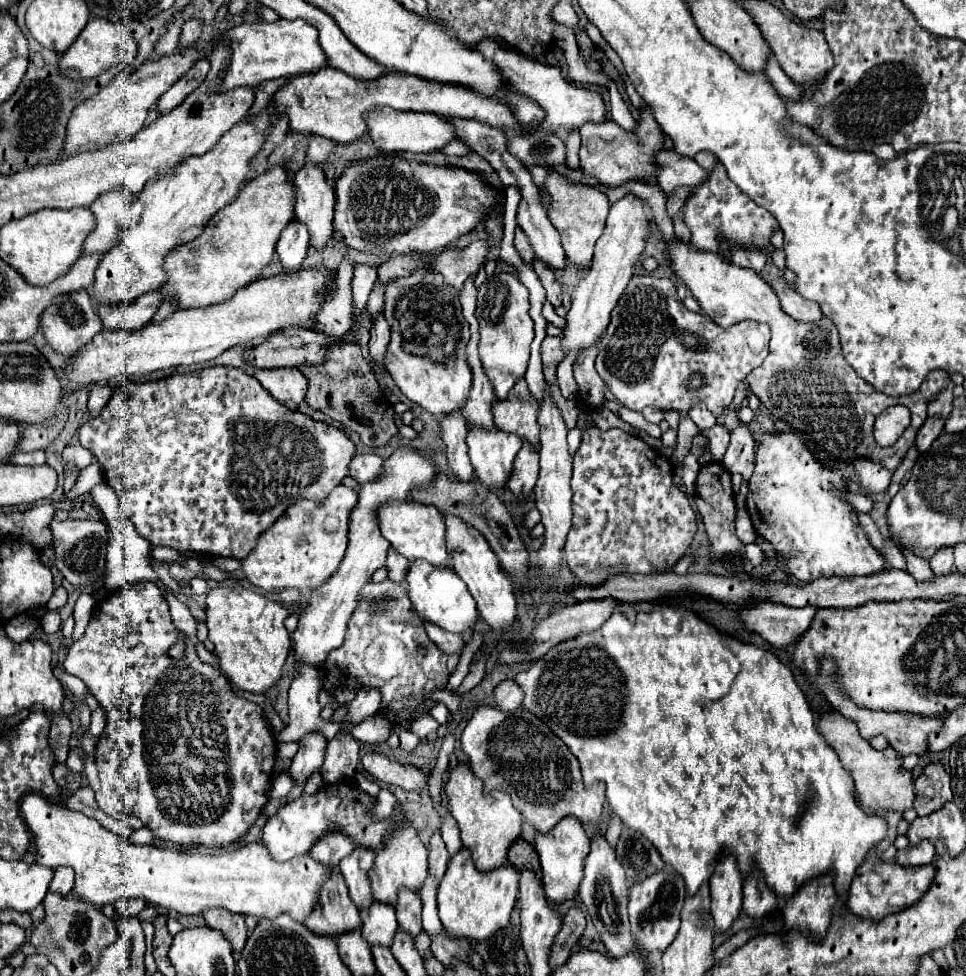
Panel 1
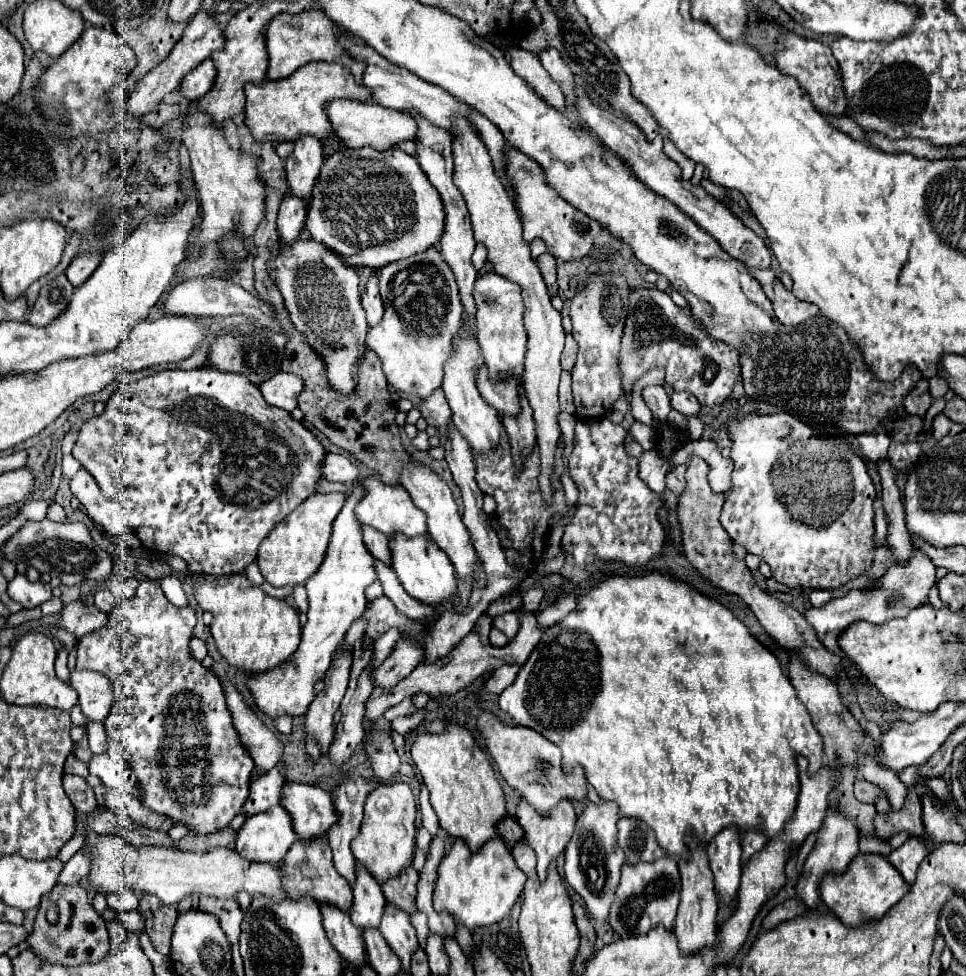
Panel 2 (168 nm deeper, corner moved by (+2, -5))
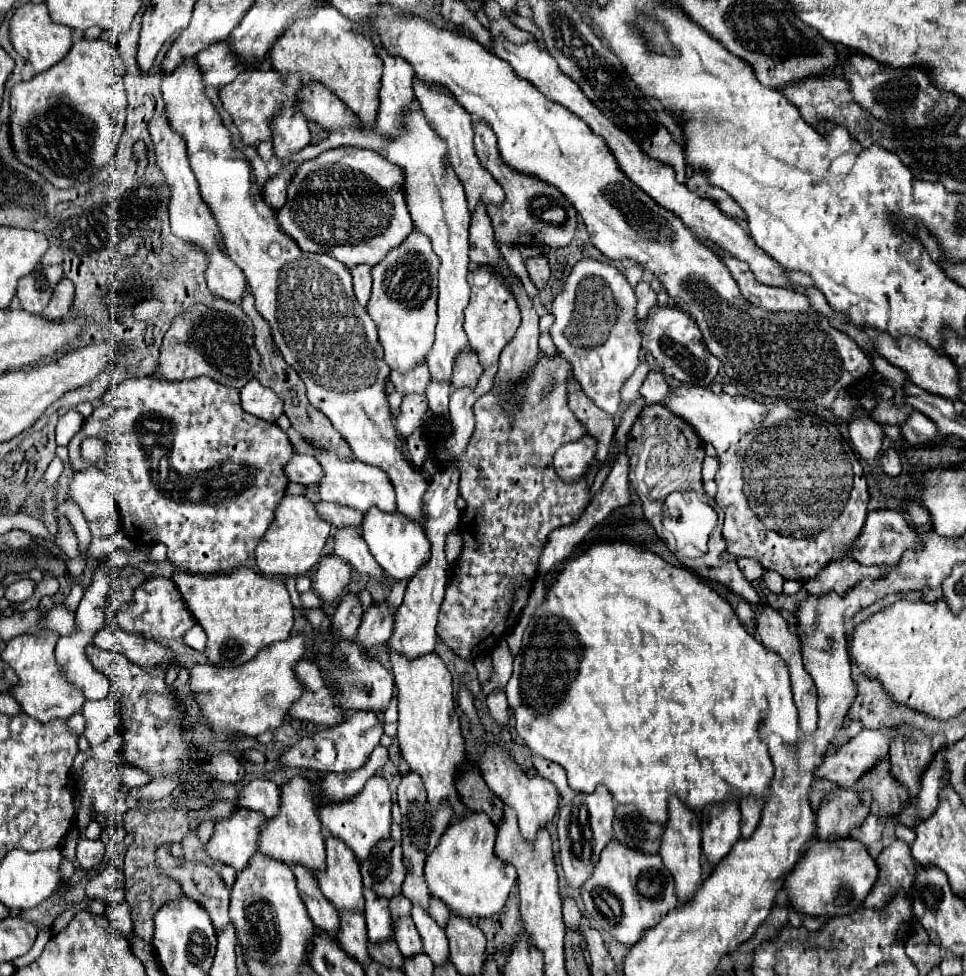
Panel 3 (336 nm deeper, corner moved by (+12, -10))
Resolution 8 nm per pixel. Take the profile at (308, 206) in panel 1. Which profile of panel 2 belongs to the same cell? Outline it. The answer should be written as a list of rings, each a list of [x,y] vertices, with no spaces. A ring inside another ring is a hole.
[[[301,136],[295,140],[295,150],[287,158],[285,172],[289,188],[303,204],[311,202],[311,192],[315,180],[319,178],[319,170],[323,166],[323,150],[321,142],[315,136]]]

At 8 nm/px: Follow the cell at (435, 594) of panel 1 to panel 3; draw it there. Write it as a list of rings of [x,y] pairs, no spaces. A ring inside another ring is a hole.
[[[369,509],[363,517],[363,527],[361,535],[367,541],[375,561],[381,565],[381,569],[401,581],[401,579],[411,579],[419,567],[429,559],[429,541],[425,537],[425,531],[417,521],[409,521],[409,517],[401,517],[401,513],[385,513],[381,509]]]

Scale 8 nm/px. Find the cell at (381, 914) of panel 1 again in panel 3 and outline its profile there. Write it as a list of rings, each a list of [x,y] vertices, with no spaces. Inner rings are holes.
[[[331,833],[325,837],[327,861],[325,869],[317,873],[323,895],[339,909],[363,911],[363,879],[359,873],[359,861],[343,841],[337,841]]]

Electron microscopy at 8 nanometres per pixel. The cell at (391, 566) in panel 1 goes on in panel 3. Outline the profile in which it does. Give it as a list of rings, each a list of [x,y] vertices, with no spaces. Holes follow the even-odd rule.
[[[317,501],[315,509],[321,515],[321,519],[329,521],[333,527],[343,527],[343,525],[361,527],[361,521],[363,521],[363,513],[357,513],[357,509],[345,509],[345,505]]]

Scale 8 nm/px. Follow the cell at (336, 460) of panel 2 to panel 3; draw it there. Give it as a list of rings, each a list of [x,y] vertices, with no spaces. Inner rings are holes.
[[[293,455],[291,461],[285,465],[285,475],[289,477],[289,481],[299,483],[299,485],[311,485],[317,483],[323,475],[321,465],[317,463],[317,459],[313,459],[311,455]]]

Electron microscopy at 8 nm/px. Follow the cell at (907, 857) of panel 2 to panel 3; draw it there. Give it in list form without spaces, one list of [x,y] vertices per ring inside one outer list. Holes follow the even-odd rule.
[[[895,839],[877,857],[877,867],[879,867],[877,885],[873,885],[873,893],[869,893],[869,897],[865,897],[861,905],[883,909],[899,891],[905,893],[911,891],[915,879],[915,861],[909,845]]]

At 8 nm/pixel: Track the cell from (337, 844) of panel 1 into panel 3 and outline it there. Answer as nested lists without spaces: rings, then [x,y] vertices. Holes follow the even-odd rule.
[[[253,779],[237,793],[239,807],[261,811],[267,819],[273,819],[279,813],[279,799],[279,785],[267,779]]]

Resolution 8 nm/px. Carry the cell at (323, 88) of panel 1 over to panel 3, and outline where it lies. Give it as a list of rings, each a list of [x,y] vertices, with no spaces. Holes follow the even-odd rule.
[[[253,69],[241,73],[235,81],[219,89],[219,97],[223,97],[223,107],[231,115],[235,127],[241,131],[241,141],[245,145],[259,145],[259,141],[271,139],[271,121],[273,113],[283,107],[297,105],[297,89],[301,87],[301,79],[297,73],[277,77],[273,69]]]

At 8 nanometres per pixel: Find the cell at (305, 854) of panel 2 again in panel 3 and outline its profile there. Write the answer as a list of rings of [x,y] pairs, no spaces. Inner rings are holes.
[[[295,775],[285,785],[281,785],[281,813],[261,827],[259,851],[273,859],[285,861],[287,865],[299,863],[315,871],[325,867],[325,839],[319,817],[315,815],[313,795],[309,793],[309,785],[301,775]]]

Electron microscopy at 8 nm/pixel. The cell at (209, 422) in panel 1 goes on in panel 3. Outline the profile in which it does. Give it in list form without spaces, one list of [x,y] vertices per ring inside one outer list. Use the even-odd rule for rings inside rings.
[[[143,377],[143,379],[127,379],[121,385],[113,387],[101,399],[101,405],[93,411],[93,415],[85,419],[83,429],[71,439],[69,461],[71,461],[75,471],[83,471],[85,467],[91,465],[81,455],[81,441],[85,441],[87,437],[101,437],[107,443],[107,451],[95,463],[95,467],[99,467],[105,473],[105,477],[113,483],[113,495],[119,503],[119,515],[121,515],[121,525],[123,525],[125,535],[135,543],[141,543],[141,541],[145,545],[153,545],[157,541],[165,543],[167,549],[169,549],[167,559],[175,569],[189,571],[189,573],[203,573],[203,575],[229,573],[229,571],[241,567],[247,561],[247,557],[255,551],[257,543],[261,541],[261,537],[265,535],[265,531],[269,529],[269,525],[275,517],[277,503],[281,501],[281,497],[285,497],[285,487],[287,487],[289,479],[287,479],[283,467],[293,457],[293,447],[291,447],[285,431],[281,431],[275,423],[267,423],[267,421],[261,421],[261,419],[245,413],[241,409],[239,391],[233,389],[233,387],[225,387],[217,381],[211,381],[209,377],[195,377],[195,379],[189,379],[189,381],[161,381],[157,377]]]

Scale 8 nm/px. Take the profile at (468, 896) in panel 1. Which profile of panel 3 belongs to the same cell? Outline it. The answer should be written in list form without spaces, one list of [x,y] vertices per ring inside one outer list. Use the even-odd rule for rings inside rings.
[[[469,813],[467,821],[451,821],[441,841],[425,861],[429,893],[447,903],[449,911],[461,917],[491,917],[499,913],[509,897],[517,873],[495,855],[495,825],[485,813]]]

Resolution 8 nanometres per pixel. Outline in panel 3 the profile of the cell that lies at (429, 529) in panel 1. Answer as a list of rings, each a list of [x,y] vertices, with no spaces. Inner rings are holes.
[[[315,447],[313,457],[323,467],[323,477],[317,483],[319,495],[321,495],[323,501],[335,501],[339,505],[347,505],[347,507],[353,507],[353,509],[363,511],[363,513],[371,505],[377,505],[383,511],[397,509],[397,503],[395,503],[395,497],[393,497],[393,485],[391,485],[389,477],[385,477],[385,471],[381,471],[373,465],[365,465],[363,461],[357,461],[355,457],[353,459],[341,459],[333,451],[319,449],[319,447]]]

